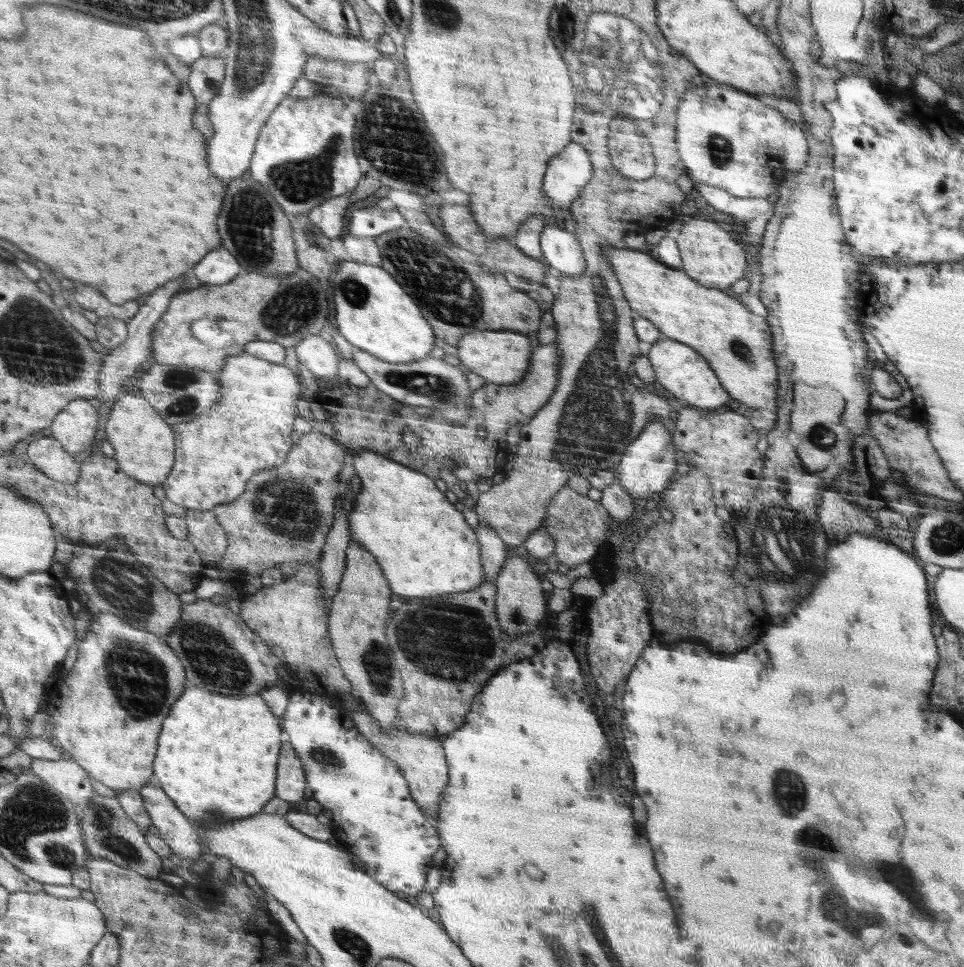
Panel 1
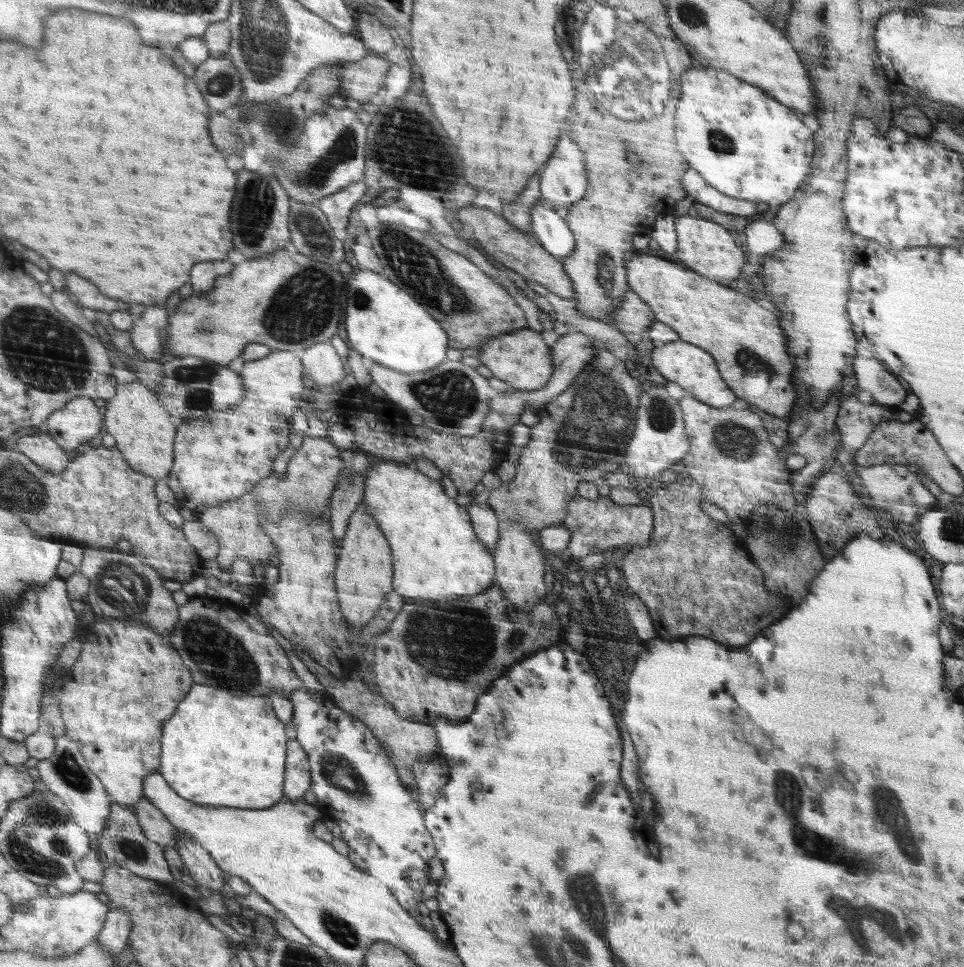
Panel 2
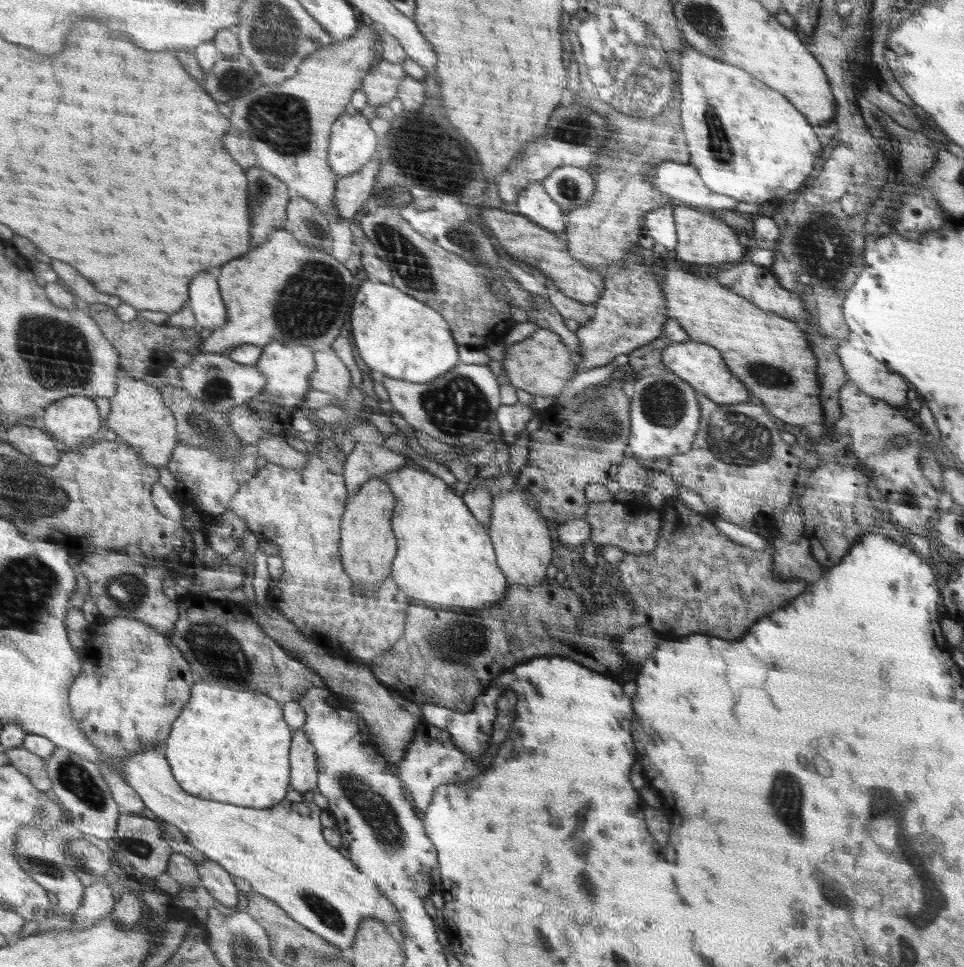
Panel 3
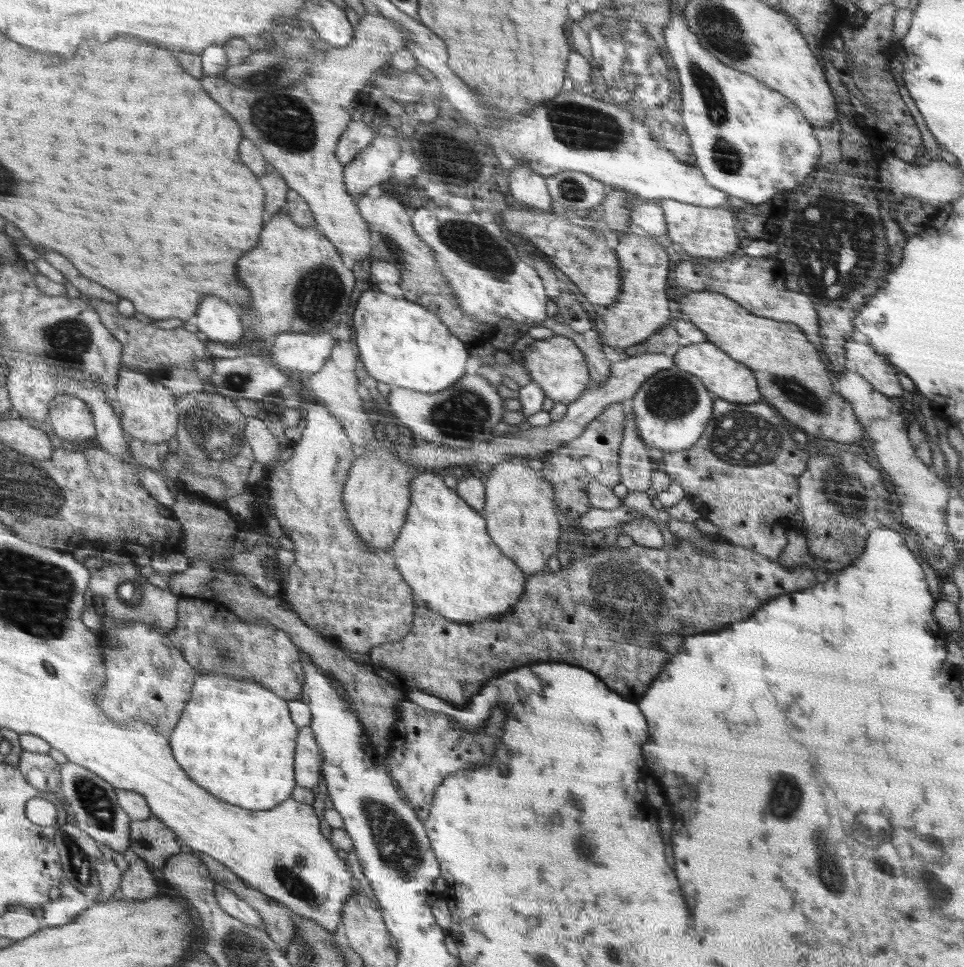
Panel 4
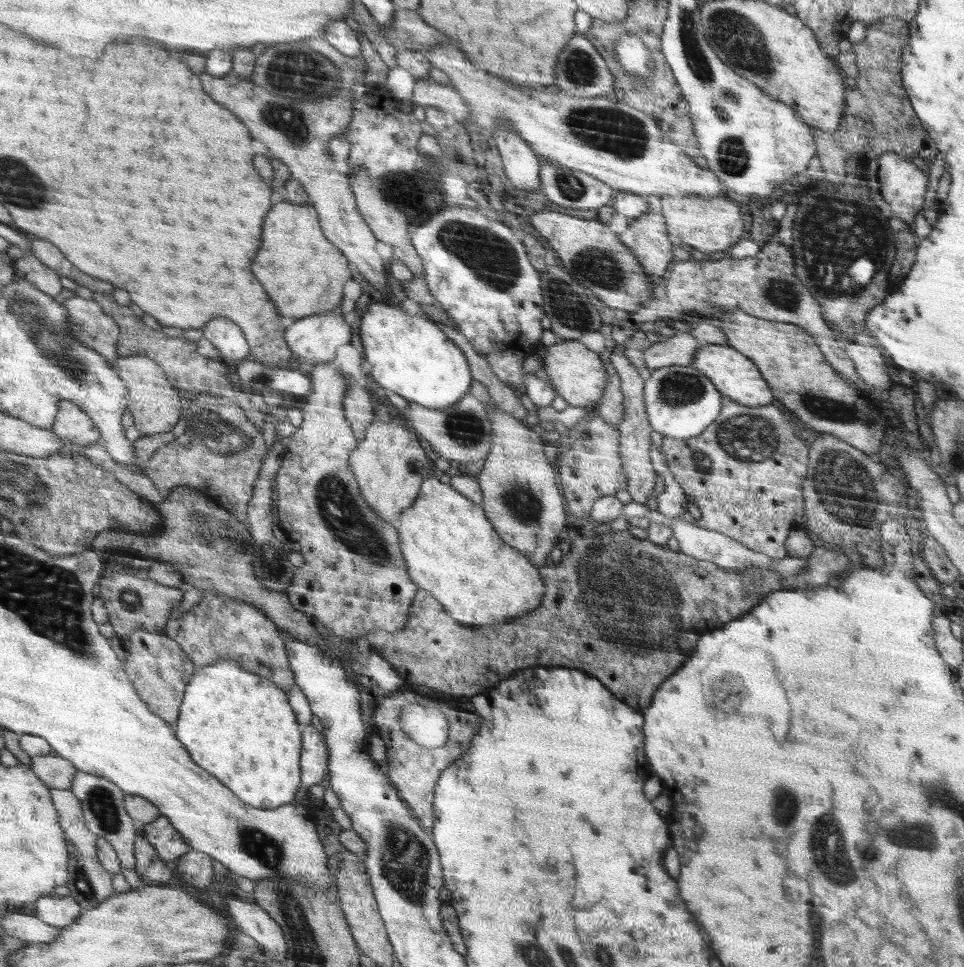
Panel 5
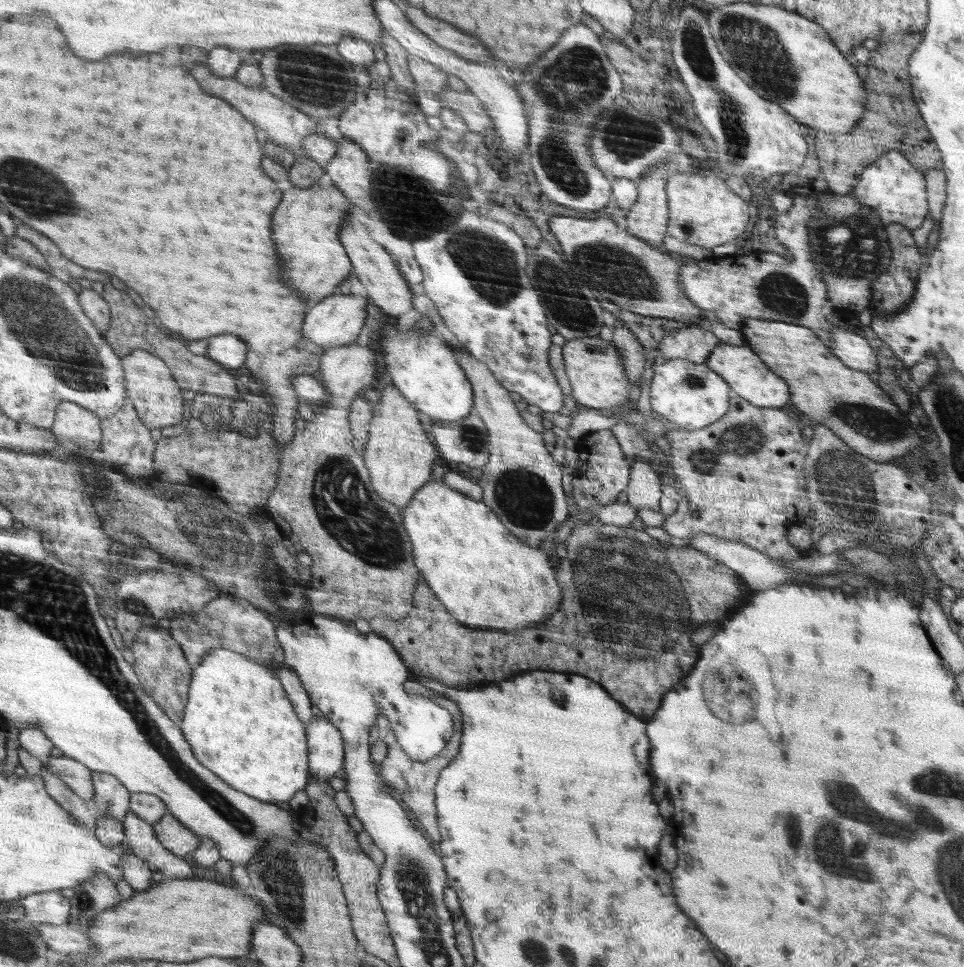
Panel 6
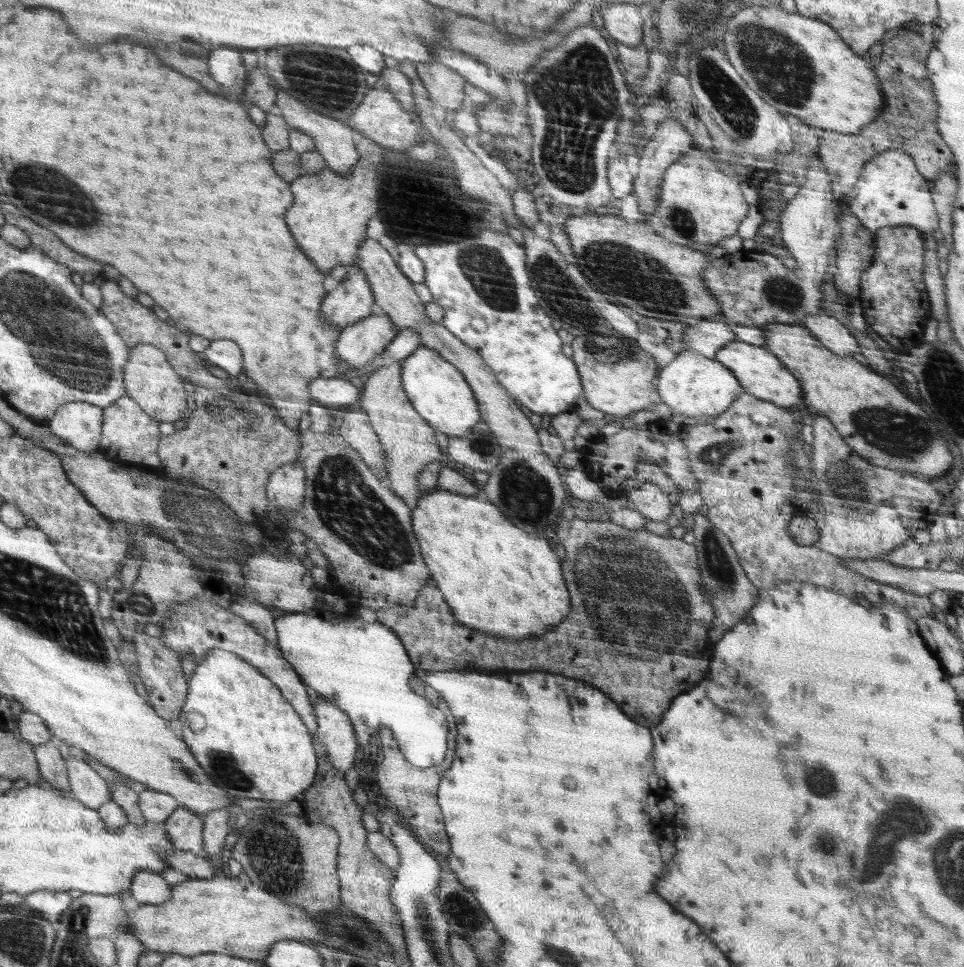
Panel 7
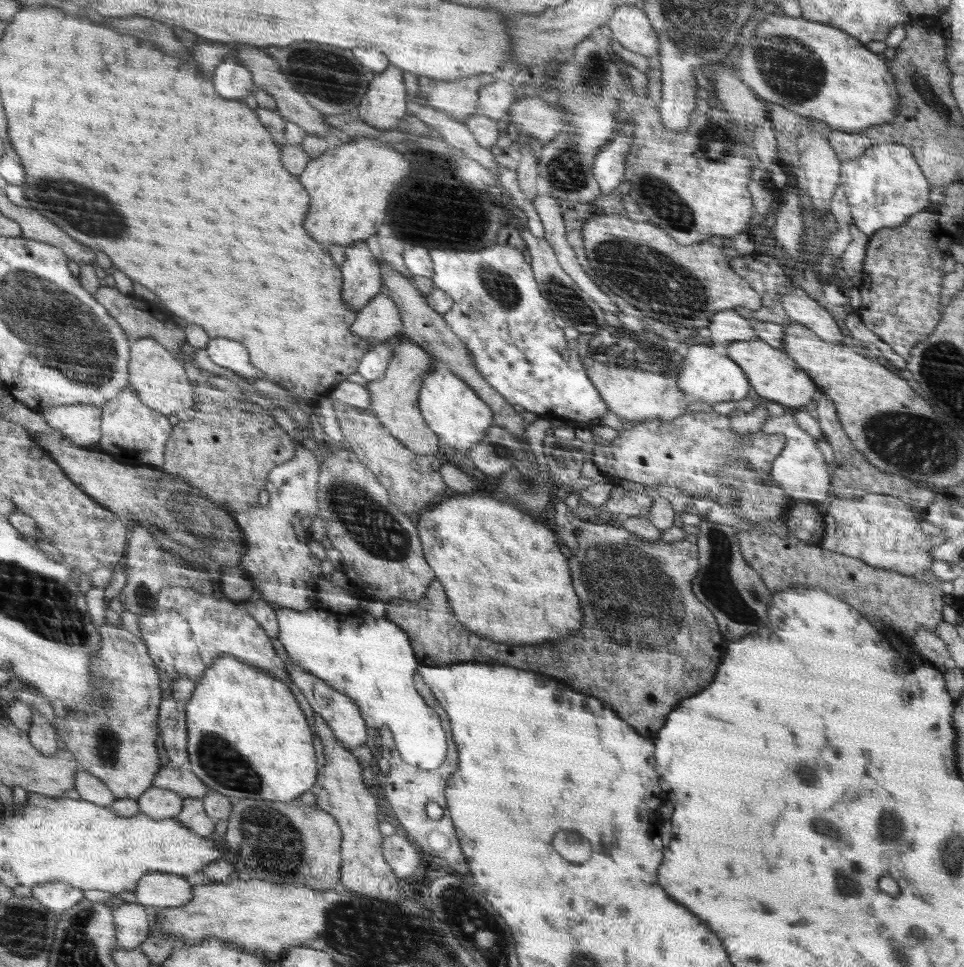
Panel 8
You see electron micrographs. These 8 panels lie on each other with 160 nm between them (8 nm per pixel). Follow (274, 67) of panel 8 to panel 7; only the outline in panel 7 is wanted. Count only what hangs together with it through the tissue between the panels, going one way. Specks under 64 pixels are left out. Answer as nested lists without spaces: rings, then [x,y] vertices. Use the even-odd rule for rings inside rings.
[[[277,88],[277,102],[275,110],[284,117],[284,120],[290,125],[290,129],[298,130],[312,137],[315,141],[315,151],[324,158],[325,166],[328,169],[335,170],[336,174],[350,175],[352,166],[360,161],[360,154],[356,150],[354,140],[357,140],[357,132],[350,128],[346,123],[336,120],[334,117],[324,116],[323,113],[316,112],[308,108],[298,98],[288,92]]]

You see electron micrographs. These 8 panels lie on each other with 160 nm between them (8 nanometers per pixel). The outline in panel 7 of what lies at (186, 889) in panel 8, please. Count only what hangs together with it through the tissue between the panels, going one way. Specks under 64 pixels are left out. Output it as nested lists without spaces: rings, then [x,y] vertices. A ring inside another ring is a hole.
[[[147,870],[135,876],[131,892],[140,903],[162,904],[172,898],[173,888],[160,872]]]

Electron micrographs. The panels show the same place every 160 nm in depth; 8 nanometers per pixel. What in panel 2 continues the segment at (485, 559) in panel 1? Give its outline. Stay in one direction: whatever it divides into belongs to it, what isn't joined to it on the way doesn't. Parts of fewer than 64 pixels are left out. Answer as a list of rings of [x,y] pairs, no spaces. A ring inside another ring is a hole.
[[[474,500],[469,504],[468,512],[471,512],[471,520],[475,525],[475,532],[479,539],[494,554],[499,539],[500,527],[502,526],[499,517],[495,515],[495,511],[490,505],[478,503]]]

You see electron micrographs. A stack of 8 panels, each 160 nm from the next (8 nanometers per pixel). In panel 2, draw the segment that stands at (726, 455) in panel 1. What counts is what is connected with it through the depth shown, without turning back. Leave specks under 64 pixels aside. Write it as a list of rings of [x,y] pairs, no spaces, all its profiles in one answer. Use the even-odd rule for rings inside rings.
[[[686,394],[680,400],[684,412],[686,433],[691,443],[691,451],[681,460],[686,466],[683,476],[697,482],[703,488],[704,500],[722,508],[734,524],[746,524],[754,514],[756,507],[764,503],[772,503],[784,510],[792,508],[796,501],[792,498],[792,486],[788,482],[790,468],[788,464],[778,460],[778,448],[768,442],[768,434],[762,426],[762,418],[750,410],[734,410],[727,406],[716,408],[714,405],[704,404],[696,397]]]

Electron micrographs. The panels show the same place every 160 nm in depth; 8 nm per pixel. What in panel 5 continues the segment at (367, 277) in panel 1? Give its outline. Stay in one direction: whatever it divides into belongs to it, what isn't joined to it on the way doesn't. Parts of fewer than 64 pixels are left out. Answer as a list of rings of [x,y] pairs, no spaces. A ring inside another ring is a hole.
[[[374,302],[361,316],[359,328],[364,347],[364,360],[372,366],[370,375],[386,391],[392,390],[409,402],[440,410],[455,407],[455,404],[466,395],[473,377],[468,370],[469,361],[466,354],[432,320],[425,316],[412,316],[400,307],[389,306],[387,302]]]

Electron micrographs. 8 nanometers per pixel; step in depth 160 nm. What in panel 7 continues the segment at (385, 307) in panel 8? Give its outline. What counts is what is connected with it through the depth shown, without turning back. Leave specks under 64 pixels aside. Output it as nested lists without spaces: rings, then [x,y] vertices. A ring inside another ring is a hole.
[[[386,313],[367,316],[351,327],[344,328],[336,344],[336,353],[344,361],[347,361],[347,364],[351,365],[351,370],[347,373],[347,377],[359,375],[361,368],[366,367],[370,361],[375,360],[378,355],[387,350],[387,346],[398,332],[399,330],[396,328],[394,321]]]

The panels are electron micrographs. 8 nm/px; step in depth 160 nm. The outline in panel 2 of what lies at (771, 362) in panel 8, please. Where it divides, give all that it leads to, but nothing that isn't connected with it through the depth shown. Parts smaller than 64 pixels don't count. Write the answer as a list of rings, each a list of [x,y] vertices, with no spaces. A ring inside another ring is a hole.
[[[682,339],[668,342],[659,347],[654,347],[652,366],[670,382],[676,382],[687,390],[686,394],[696,397],[704,404],[714,405],[716,408],[730,406],[737,398],[736,392],[726,383],[714,356],[699,345],[684,342]]]

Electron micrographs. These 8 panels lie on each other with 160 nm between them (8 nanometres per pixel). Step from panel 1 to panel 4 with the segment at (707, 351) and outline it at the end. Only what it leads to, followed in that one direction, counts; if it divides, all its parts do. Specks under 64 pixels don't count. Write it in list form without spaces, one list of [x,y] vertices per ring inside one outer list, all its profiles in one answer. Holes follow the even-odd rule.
[[[710,289],[684,292],[678,299],[680,299],[678,304],[682,314],[704,332],[708,342],[718,345],[728,353],[728,356],[734,357],[746,364],[748,368],[752,368],[758,380],[761,395],[770,404],[774,404],[784,417],[791,420],[797,430],[846,444],[858,442],[864,438],[866,431],[864,431],[862,421],[858,419],[853,405],[835,392],[834,381],[822,355],[818,348],[807,339],[807,335],[799,326],[768,317],[755,316],[754,313],[747,312],[742,305],[731,300],[730,297]]]

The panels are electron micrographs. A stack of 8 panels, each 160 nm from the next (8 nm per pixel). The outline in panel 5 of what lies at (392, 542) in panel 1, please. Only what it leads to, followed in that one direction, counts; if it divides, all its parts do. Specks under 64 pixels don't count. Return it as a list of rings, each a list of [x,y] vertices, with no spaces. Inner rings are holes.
[[[438,477],[424,480],[418,498],[402,512],[396,527],[400,528],[400,536],[404,536],[404,556],[408,556],[408,568],[412,568],[412,580],[420,584],[420,589],[431,592],[436,600],[441,601],[454,620],[464,625],[483,626],[508,622],[542,606],[546,585],[540,567],[499,536],[482,505],[468,500],[463,493],[440,482]]]

